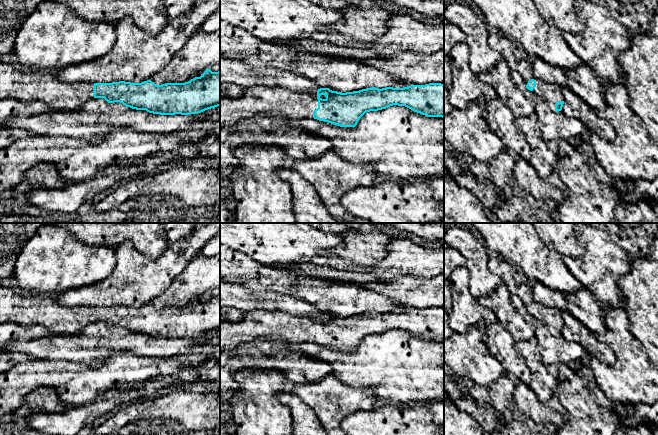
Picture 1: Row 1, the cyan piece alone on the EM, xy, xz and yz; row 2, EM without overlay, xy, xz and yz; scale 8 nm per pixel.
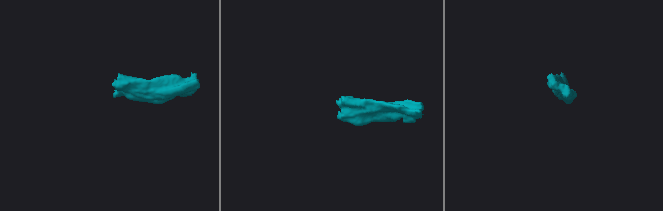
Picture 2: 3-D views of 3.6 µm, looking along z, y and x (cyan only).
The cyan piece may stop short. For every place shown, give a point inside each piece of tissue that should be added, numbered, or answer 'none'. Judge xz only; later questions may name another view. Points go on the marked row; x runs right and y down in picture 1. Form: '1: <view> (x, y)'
1: xz (273, 101)

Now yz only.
1: yz (551, 93)

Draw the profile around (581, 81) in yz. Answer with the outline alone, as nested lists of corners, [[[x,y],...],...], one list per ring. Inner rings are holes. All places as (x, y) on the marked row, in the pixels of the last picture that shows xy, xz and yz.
[[[538,57],[534,58],[531,66],[536,78],[549,84],[568,88],[595,112],[605,108],[605,83],[588,66],[581,64],[575,69],[565,70],[552,66]]]

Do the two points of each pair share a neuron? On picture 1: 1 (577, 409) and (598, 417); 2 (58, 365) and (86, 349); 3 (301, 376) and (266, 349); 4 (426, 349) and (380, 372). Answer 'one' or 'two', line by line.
1: one
2: two
3: one
4: one

